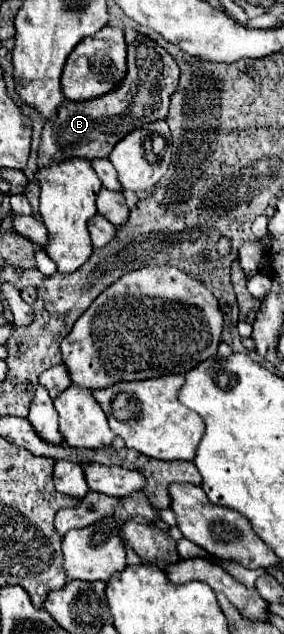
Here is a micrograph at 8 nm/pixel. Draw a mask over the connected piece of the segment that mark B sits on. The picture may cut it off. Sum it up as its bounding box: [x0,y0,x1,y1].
[38,30,178,168]

